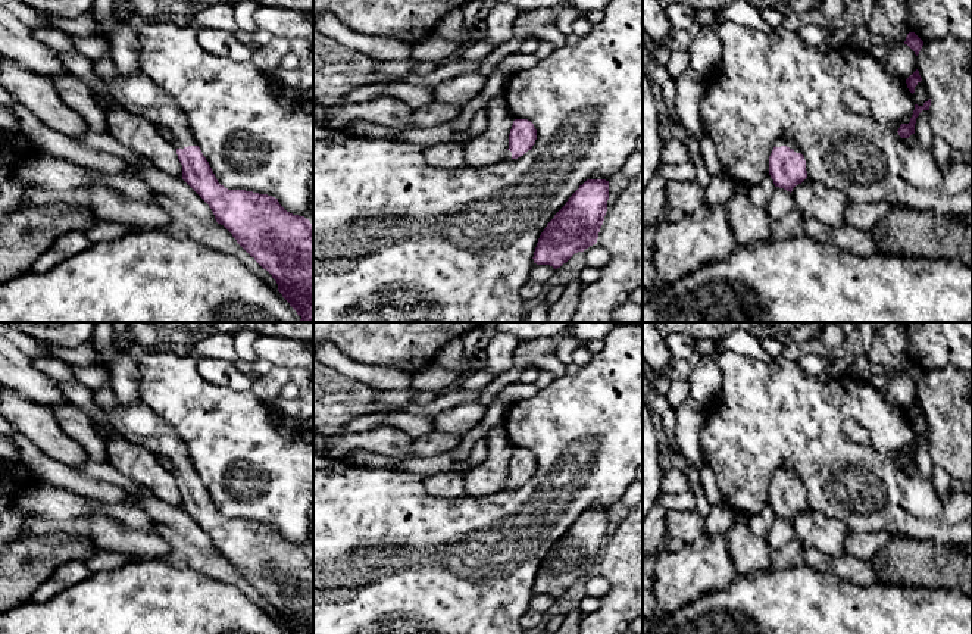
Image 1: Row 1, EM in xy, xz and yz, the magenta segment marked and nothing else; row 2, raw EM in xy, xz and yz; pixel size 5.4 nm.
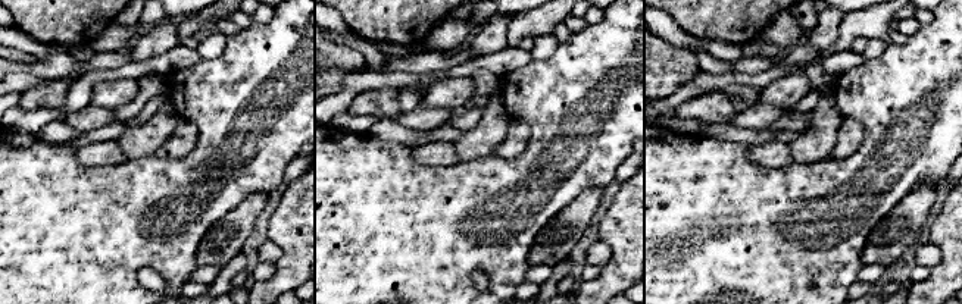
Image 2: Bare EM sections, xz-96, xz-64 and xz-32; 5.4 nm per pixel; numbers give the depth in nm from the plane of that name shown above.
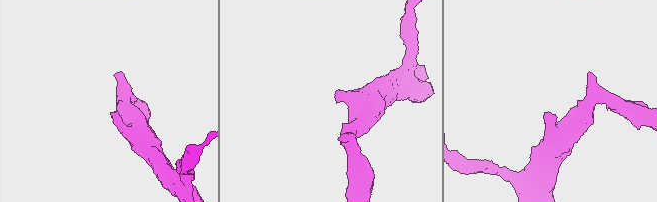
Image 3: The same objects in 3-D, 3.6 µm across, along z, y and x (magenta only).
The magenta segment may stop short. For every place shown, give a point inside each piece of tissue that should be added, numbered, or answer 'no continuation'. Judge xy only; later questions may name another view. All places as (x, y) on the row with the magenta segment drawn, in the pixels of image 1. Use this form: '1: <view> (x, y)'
1: xy (137, 93)

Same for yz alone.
1: yz (790, 143)

